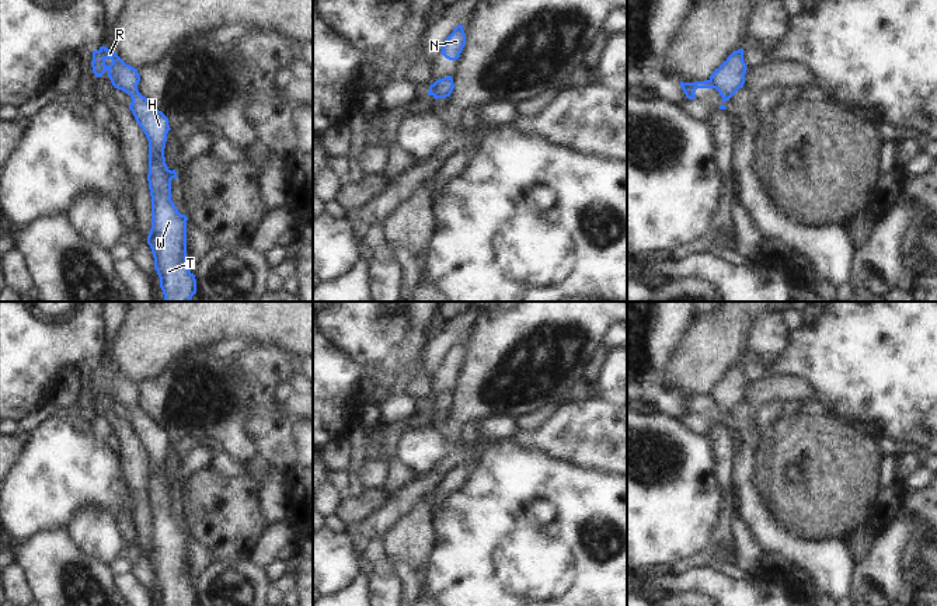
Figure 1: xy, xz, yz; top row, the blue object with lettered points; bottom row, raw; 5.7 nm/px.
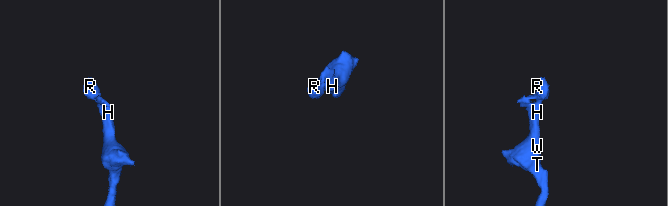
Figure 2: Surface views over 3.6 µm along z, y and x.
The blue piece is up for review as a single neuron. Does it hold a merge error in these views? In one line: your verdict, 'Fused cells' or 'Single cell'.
Single cell

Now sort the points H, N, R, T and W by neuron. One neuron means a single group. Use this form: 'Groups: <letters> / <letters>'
Groups: H N R T W

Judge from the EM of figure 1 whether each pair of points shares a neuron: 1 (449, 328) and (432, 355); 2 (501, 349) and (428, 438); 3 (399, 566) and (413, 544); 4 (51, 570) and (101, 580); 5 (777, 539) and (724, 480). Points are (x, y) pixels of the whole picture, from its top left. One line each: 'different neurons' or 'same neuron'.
1: same neuron
2: different neurons
3: different neurons
4: same neuron
5: different neurons

